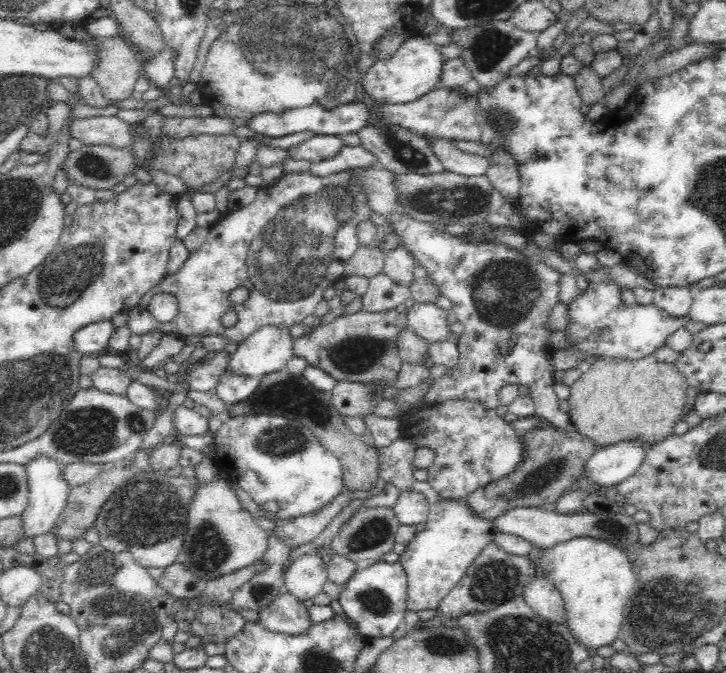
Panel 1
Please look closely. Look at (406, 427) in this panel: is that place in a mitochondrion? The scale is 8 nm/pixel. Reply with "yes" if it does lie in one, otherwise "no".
no

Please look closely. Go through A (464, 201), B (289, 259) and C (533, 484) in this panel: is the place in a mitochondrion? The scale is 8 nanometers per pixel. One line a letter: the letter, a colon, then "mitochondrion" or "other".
A: mitochondrion
B: mitochondrion
C: mitochondrion

